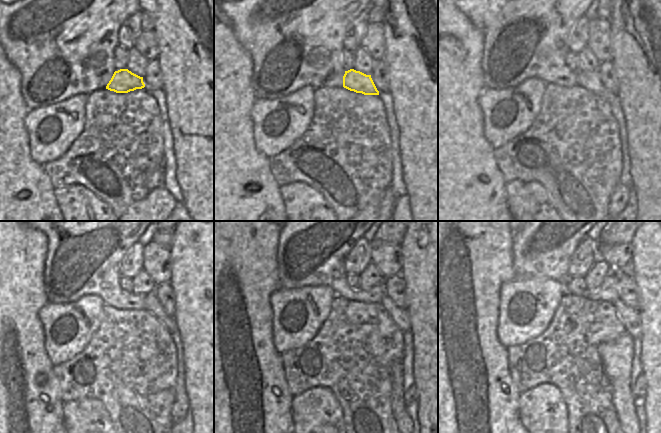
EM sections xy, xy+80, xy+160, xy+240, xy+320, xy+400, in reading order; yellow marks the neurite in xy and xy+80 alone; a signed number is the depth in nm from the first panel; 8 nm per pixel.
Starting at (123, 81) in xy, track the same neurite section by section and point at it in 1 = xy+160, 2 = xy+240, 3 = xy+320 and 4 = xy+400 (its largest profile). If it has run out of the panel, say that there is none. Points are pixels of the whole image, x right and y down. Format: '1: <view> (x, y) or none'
1: xy+160 (589, 80)
2: xy+240 (152, 305)
3: xy+320 (400, 317)
4: xy+400 (630, 318)

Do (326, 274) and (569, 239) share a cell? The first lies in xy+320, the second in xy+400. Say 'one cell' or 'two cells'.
one cell

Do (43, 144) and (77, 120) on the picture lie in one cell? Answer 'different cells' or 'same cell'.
same cell

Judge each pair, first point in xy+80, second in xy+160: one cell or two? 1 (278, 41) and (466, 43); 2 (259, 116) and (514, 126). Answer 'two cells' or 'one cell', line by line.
1: two cells
2: one cell

